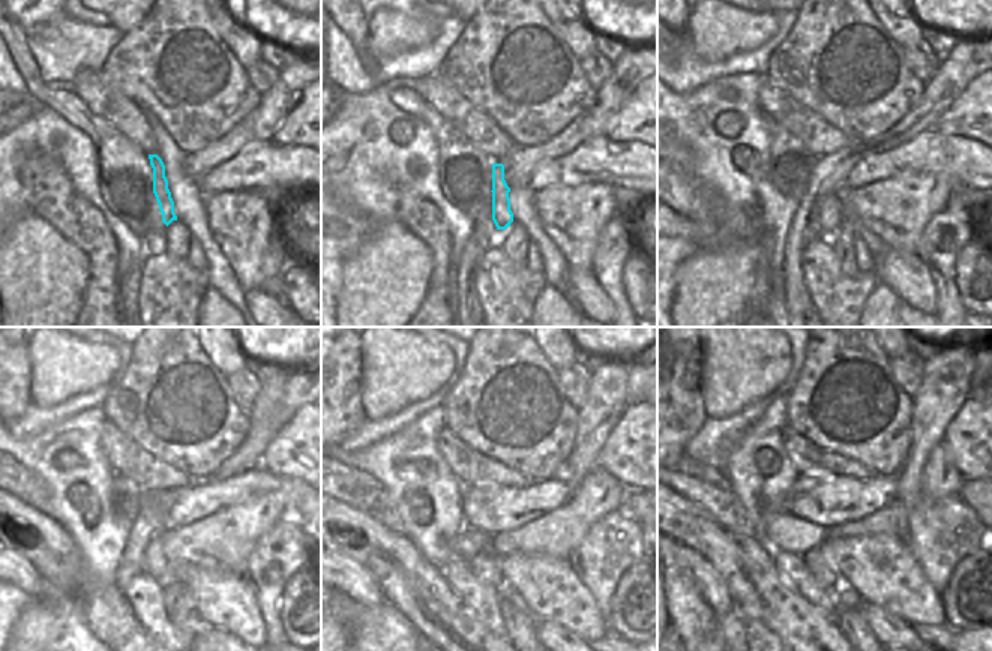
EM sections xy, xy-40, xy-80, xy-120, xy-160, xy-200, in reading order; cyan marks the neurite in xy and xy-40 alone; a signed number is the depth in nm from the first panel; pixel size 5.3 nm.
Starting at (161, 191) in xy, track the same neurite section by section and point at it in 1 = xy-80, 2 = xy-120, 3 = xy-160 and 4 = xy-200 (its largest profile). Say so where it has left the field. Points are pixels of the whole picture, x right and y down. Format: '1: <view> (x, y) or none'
1: xy-80 (832, 218)
2: xy-120 (155, 563)
3: xy-160 (485, 564)
4: xy-200 (824, 576)

